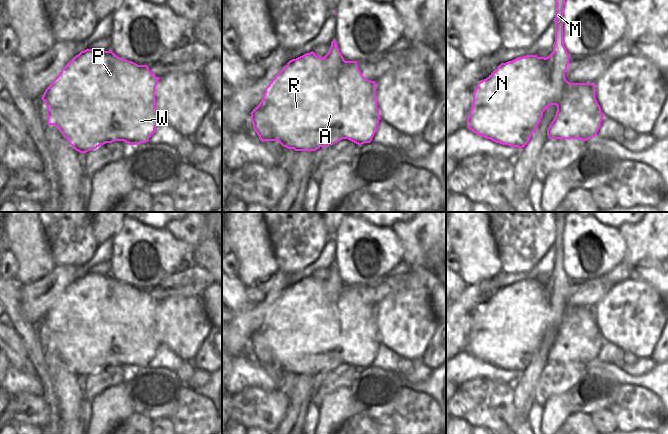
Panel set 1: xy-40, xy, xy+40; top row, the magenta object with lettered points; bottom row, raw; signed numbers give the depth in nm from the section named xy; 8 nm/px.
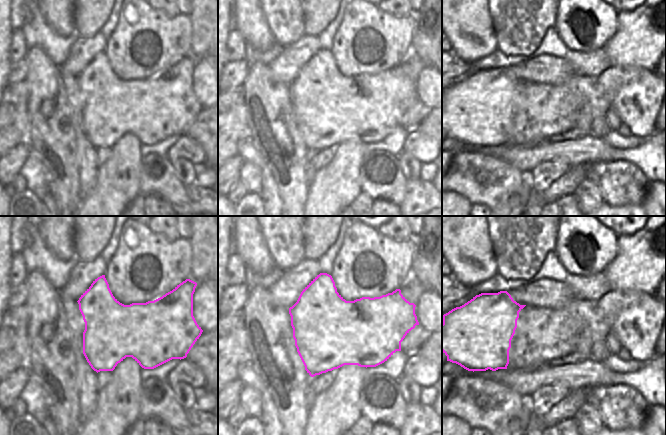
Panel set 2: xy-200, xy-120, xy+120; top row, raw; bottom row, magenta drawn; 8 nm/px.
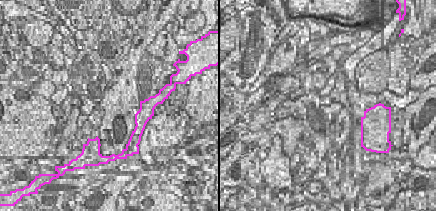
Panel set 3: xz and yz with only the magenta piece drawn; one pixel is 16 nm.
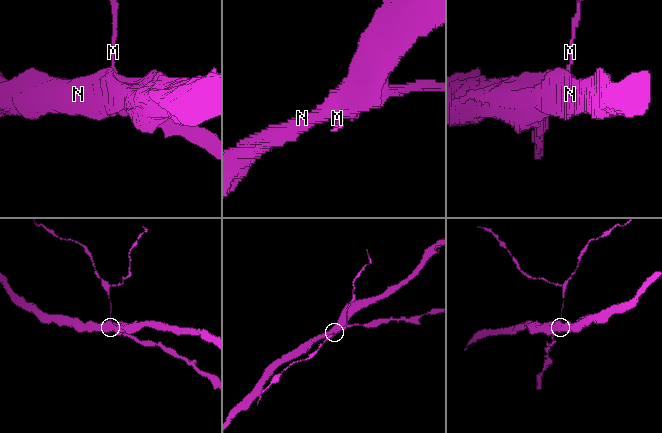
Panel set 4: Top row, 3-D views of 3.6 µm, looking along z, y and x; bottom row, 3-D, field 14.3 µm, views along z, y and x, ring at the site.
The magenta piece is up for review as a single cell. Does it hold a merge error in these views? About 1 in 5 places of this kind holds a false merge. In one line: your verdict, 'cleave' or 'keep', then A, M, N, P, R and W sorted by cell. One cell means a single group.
cleave; A N P R W / M

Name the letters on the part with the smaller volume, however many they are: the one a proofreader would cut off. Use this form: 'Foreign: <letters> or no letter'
Foreign: M

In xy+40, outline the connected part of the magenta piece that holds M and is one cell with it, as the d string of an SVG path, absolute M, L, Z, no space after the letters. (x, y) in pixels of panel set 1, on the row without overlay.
M555 213L555 266L553 276L546 281L547 298L551 306L564 309L567 304L565 296L569 288L569 278L563 268L563 230L565 228L566 213Z

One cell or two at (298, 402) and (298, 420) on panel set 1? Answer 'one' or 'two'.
one

